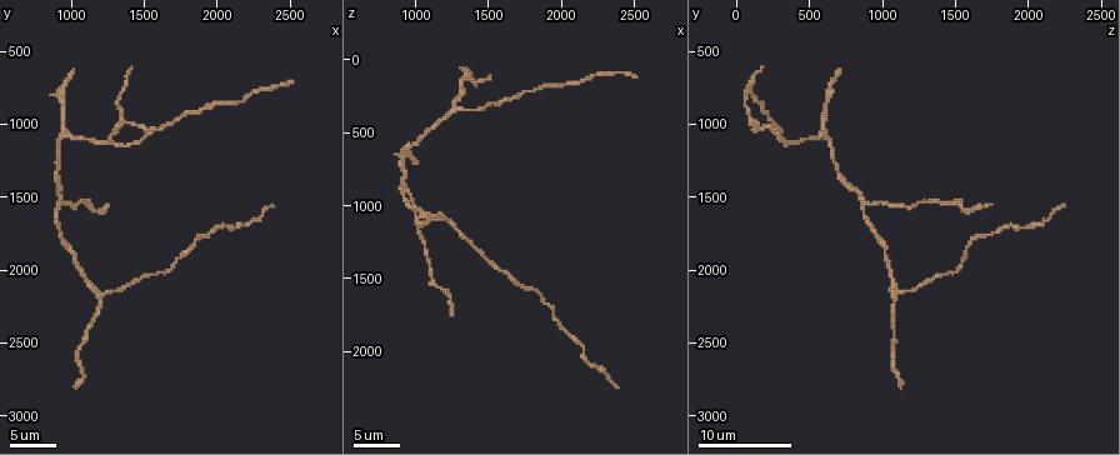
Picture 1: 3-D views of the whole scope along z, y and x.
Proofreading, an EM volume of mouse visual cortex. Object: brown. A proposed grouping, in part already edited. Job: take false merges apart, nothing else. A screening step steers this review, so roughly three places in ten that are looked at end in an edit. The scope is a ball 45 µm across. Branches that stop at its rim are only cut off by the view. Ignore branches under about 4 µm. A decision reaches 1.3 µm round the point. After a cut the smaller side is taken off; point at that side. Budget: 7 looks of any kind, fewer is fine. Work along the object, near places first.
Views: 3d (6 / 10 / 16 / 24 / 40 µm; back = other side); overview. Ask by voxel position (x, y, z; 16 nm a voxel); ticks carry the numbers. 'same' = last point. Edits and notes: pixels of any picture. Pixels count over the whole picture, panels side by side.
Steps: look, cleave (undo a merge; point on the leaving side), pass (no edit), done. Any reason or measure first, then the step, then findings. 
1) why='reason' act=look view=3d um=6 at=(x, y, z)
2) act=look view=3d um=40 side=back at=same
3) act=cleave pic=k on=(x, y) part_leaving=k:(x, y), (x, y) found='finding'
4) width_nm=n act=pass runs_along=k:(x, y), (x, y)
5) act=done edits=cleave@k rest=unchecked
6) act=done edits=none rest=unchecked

why='three-way junction' act=look view=3d um=10 at=(1280, 1120, 300)

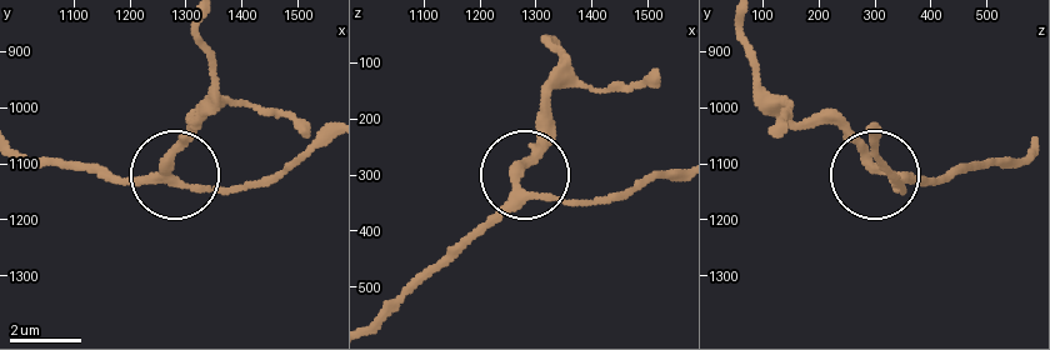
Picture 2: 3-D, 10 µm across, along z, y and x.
width_nm=260 act=pass runs_along=2:(1025, 156), (883, 175), (823, 115) found='all the same cell'

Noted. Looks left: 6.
why='arms part here' act=look view=3d um=16 at=(960, 1520, 900)

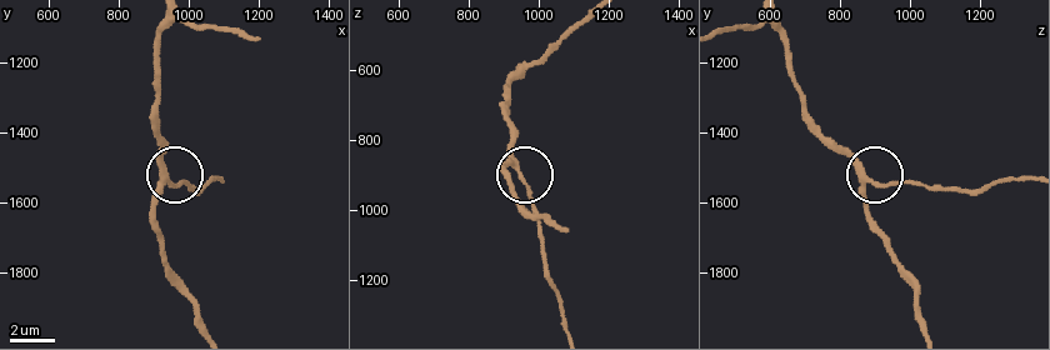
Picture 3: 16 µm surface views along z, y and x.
width_nm=240 act=pass runs_along=3:(869, 211), (865, 196), (871, 185), (910, 180), (941, 185) found='continuous, no second cell'

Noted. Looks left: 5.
why='three-way junction' act=look view=3d um=10 at=(1220, 2160, 1080)

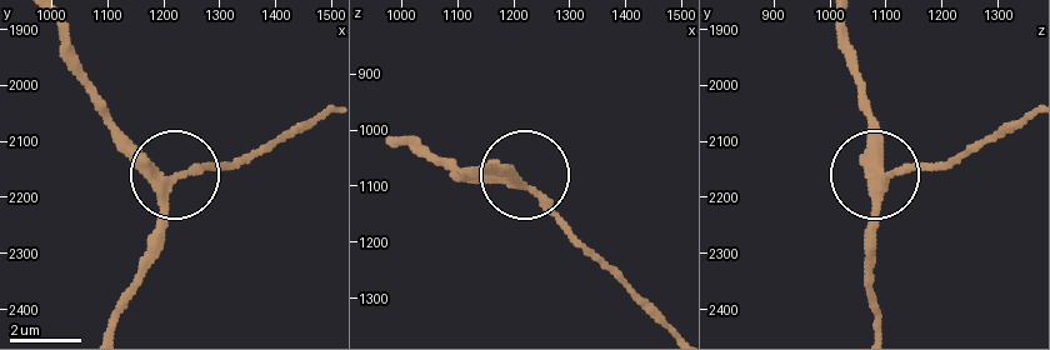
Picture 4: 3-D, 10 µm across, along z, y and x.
act=pass runs_along=4:(843, 23), (858, 103), (875, 139), (875, 261) found='all the same cell'

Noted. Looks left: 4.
act=done edits=none rest=unchecked

